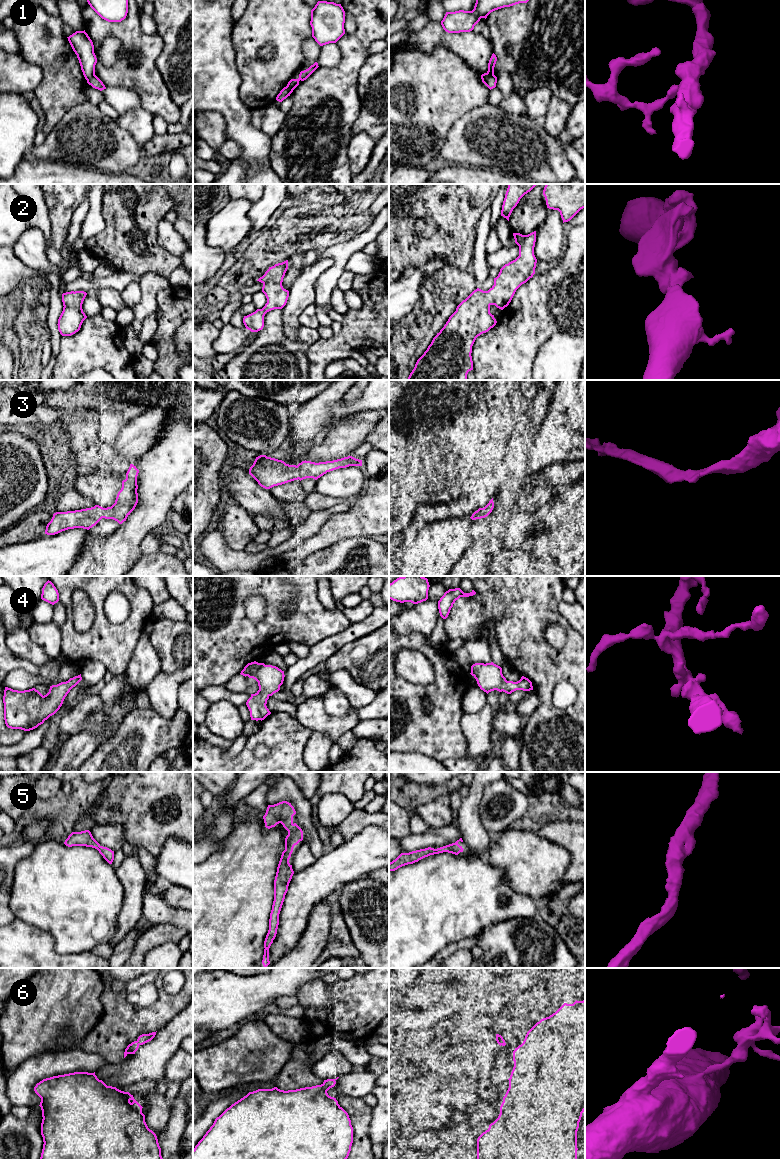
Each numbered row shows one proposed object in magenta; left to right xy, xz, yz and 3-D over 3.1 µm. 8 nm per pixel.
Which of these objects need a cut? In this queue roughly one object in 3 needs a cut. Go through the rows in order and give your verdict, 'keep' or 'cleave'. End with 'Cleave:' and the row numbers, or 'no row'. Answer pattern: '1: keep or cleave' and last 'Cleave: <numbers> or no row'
1: cleave
2: keep
3: keep
4: keep
5: keep
6: keep
Cleave: 1

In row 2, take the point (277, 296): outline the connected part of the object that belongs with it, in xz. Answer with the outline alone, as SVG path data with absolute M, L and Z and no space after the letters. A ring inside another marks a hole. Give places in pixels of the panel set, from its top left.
M288 260L275 264L265 272L257 281L263 284L262 292L267 298L267 303L262 309L244 316L243 323L251 332L258 332L264 327L264 316L274 309L282 309L288 300L289 291L282 286L283 278L288 269Z

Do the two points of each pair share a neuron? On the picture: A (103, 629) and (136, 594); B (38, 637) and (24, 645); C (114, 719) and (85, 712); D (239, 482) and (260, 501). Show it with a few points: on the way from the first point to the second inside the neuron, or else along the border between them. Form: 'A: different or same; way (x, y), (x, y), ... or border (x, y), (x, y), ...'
A: same; way (117, 629), (123, 629), (136, 616), (136, 608)
B: different; border (25, 627), (28, 636), (49, 656)
C: same; way (107, 719), (99, 719), (92, 715)
D: same; way (244, 487), (255, 498)

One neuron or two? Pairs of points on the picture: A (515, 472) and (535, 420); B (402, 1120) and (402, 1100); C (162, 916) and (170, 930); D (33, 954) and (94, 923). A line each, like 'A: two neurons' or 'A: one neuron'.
A: two neurons
B: one neuron
C: two neurons
D: two neurons

